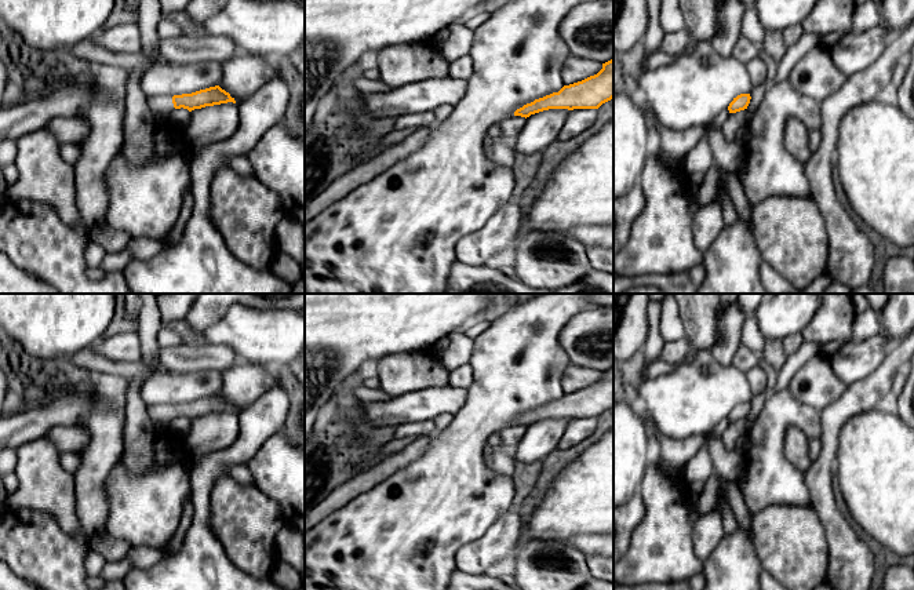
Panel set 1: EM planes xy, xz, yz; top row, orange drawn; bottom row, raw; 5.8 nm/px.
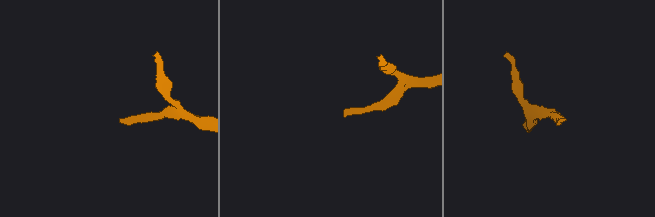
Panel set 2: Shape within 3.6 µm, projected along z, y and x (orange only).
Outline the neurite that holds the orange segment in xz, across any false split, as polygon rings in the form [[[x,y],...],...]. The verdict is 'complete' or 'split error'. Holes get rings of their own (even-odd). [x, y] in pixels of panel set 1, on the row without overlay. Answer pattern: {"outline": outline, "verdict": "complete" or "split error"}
{"outline": [[[613,368],[602,372],[602,378],[582,390],[564,394],[558,401],[553,401],[543,407],[535,408],[531,412],[524,414],[522,416],[514,420],[514,425],[529,426],[531,423],[549,419],[549,418],[598,418],[602,412],[613,407]]], "verdict": "complete"}

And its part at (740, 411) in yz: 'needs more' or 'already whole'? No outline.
already whole

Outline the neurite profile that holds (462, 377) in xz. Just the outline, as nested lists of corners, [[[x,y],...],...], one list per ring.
[[[466,364],[449,372],[449,386],[467,390],[471,383],[473,375],[470,365]]]

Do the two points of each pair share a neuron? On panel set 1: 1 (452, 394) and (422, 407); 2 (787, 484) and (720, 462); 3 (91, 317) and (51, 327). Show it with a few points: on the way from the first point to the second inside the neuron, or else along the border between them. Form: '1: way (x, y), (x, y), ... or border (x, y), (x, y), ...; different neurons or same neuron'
1: way (445, 400), (429, 403); same neuron
2: border (743, 455), (743, 470), (735, 481); different neurons
3: way (82, 317), (61, 317); same neuron

